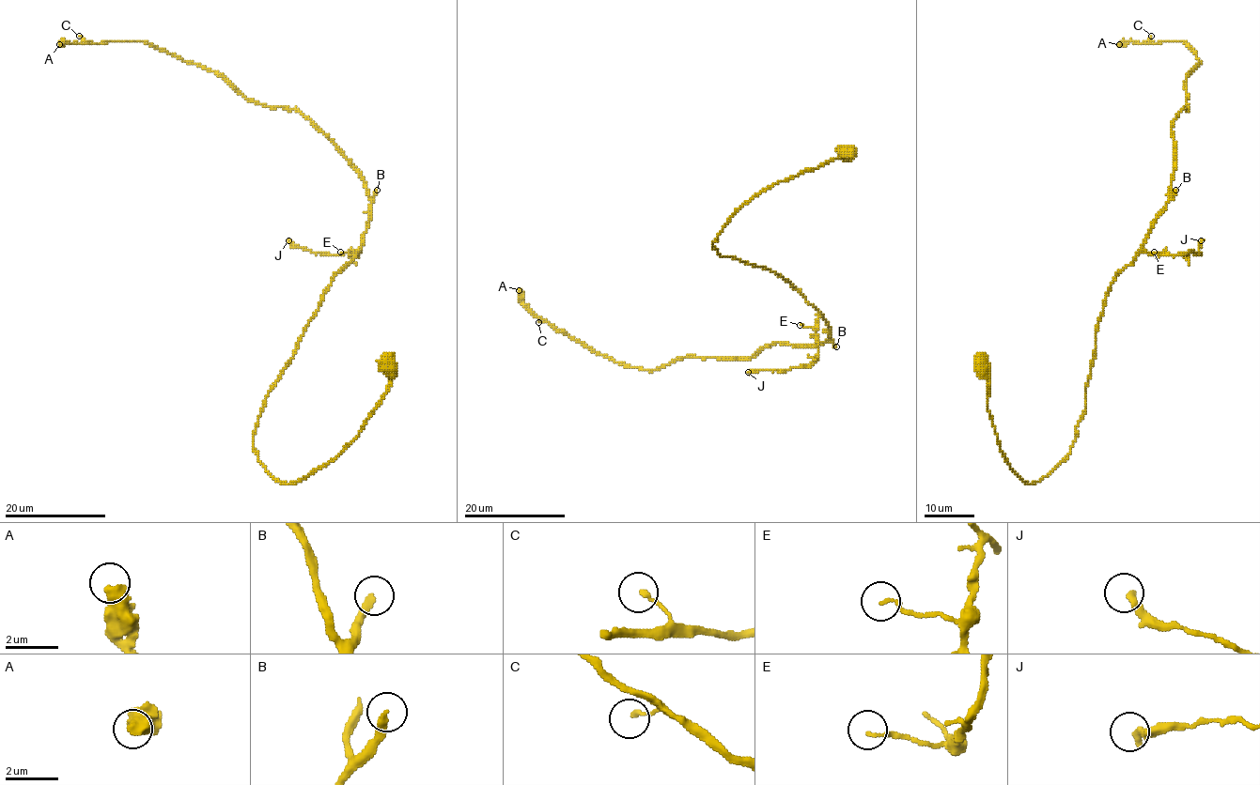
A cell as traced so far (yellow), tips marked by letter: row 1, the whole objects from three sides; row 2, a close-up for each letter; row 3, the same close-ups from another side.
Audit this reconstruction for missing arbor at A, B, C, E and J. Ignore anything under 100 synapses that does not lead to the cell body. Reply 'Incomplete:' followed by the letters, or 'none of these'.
Incomplete: A, B

